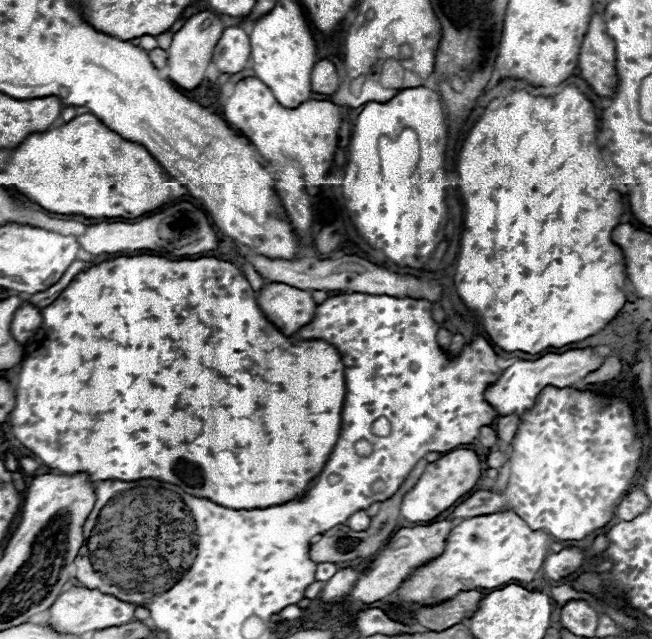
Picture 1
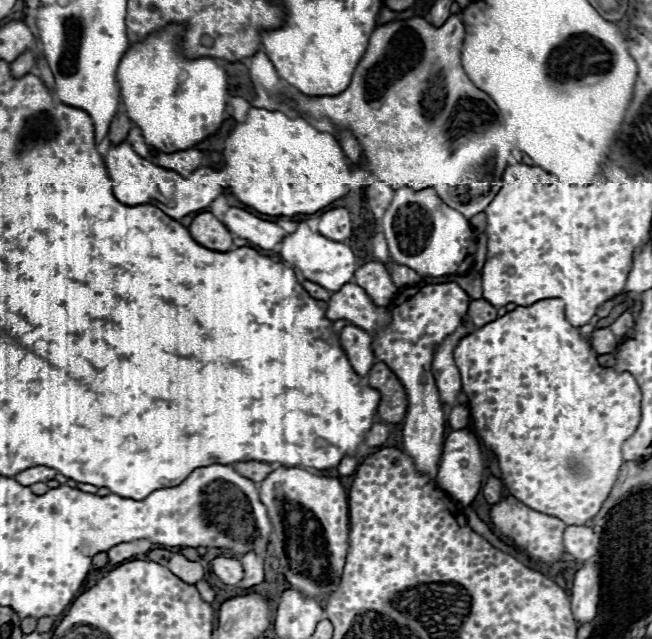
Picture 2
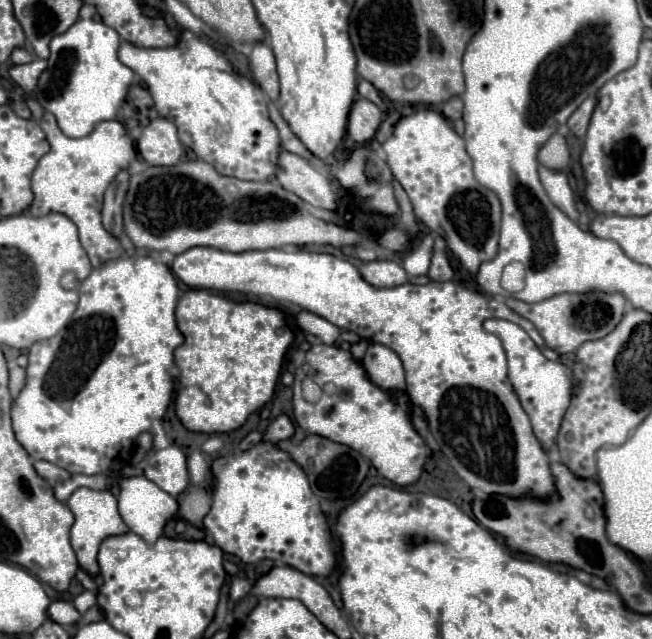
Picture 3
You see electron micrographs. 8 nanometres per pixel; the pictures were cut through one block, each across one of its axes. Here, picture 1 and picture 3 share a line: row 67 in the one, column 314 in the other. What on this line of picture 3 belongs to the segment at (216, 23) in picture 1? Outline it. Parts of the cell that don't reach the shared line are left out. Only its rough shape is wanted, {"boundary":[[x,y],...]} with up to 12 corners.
{"boundary":[[282,152],[276,180],[304,202],[336,210],[326,174]]}

